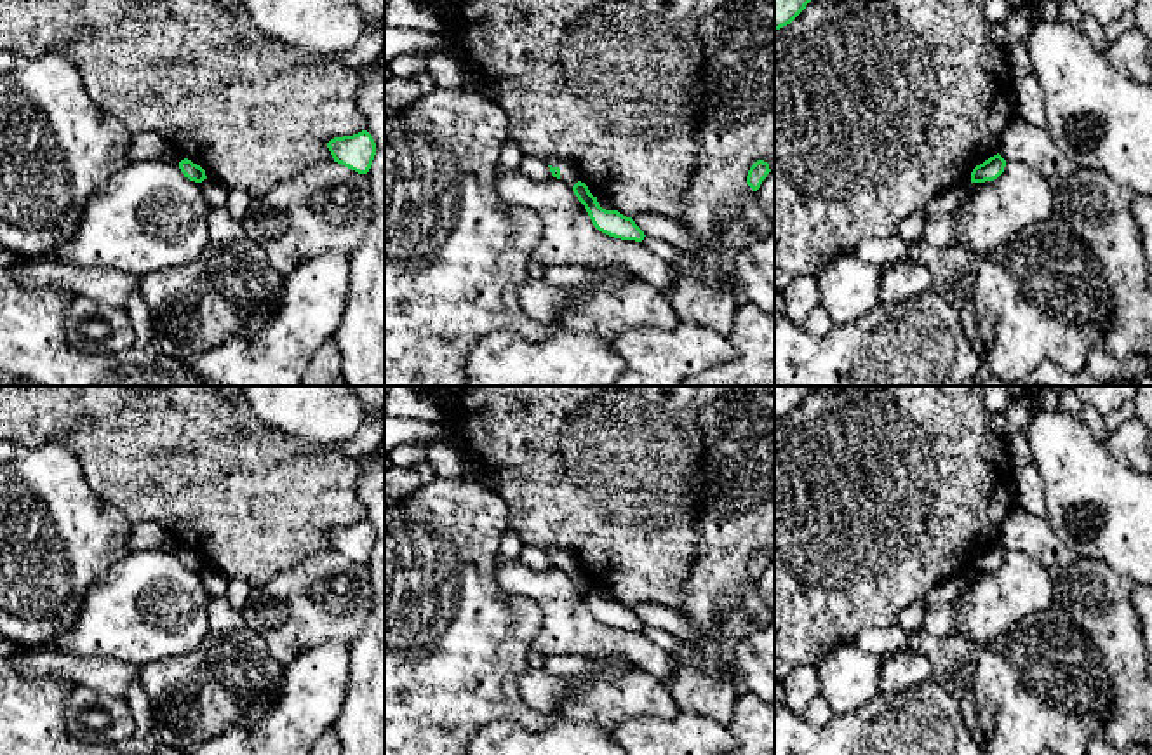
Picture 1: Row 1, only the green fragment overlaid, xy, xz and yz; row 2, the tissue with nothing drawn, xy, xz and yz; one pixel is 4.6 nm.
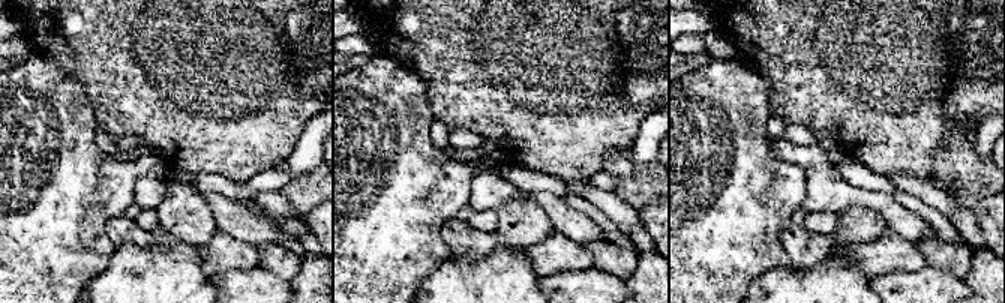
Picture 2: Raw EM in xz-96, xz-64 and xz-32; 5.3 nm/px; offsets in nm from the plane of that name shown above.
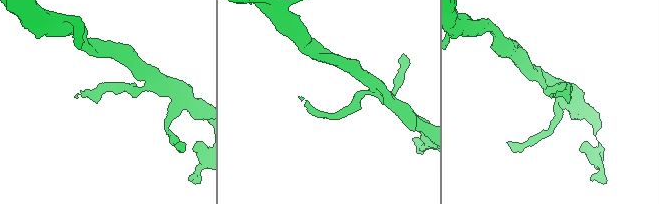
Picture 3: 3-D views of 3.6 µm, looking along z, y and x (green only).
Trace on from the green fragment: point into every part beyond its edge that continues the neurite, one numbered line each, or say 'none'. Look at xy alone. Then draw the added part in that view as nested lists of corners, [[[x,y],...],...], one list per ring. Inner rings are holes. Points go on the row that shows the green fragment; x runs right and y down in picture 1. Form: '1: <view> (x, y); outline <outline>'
none

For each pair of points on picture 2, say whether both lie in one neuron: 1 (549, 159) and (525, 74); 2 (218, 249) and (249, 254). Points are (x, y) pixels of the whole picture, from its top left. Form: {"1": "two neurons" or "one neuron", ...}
{"1": "one neuron", "2": "one neuron"}

